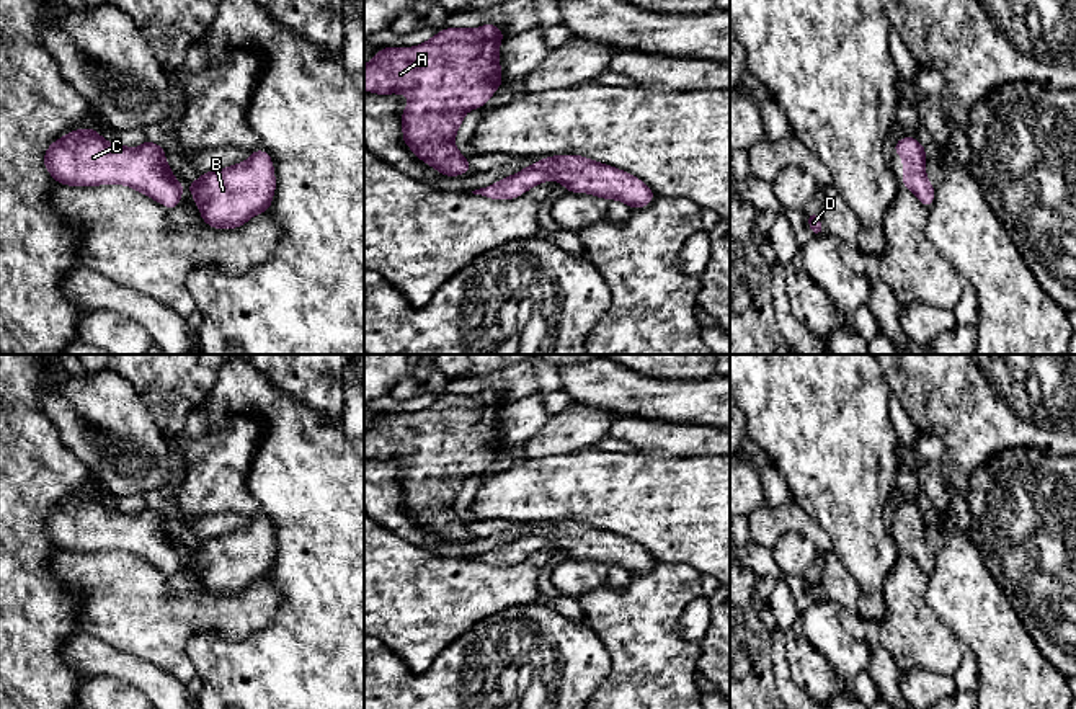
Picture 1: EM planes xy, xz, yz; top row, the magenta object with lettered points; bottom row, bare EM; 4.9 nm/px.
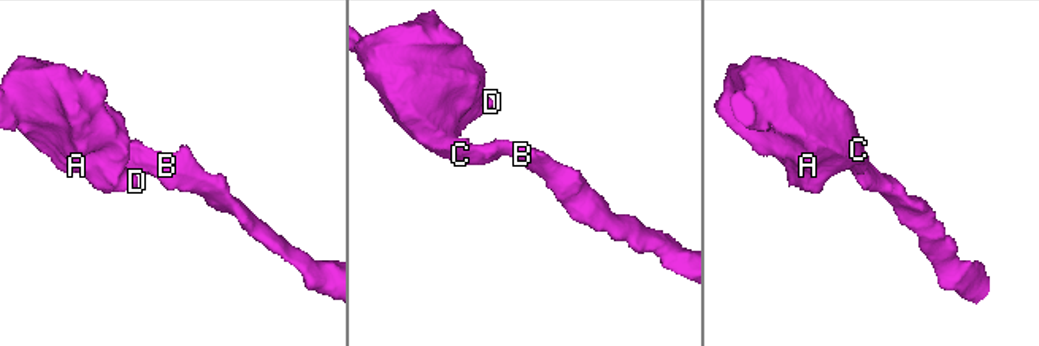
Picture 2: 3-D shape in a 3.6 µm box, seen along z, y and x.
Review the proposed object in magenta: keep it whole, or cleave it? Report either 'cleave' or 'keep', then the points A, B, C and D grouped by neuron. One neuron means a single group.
keep; A B C D

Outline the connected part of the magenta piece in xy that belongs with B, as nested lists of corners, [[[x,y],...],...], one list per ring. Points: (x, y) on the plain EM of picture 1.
[[[266,516],[250,518],[248,528],[186,549],[202,586],[216,595],[235,595],[255,580],[268,578],[276,555],[273,528]]]

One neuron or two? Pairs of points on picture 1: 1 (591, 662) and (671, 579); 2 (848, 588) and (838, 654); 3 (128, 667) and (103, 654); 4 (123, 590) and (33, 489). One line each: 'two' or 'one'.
1: two
2: two
3: one
4: two

